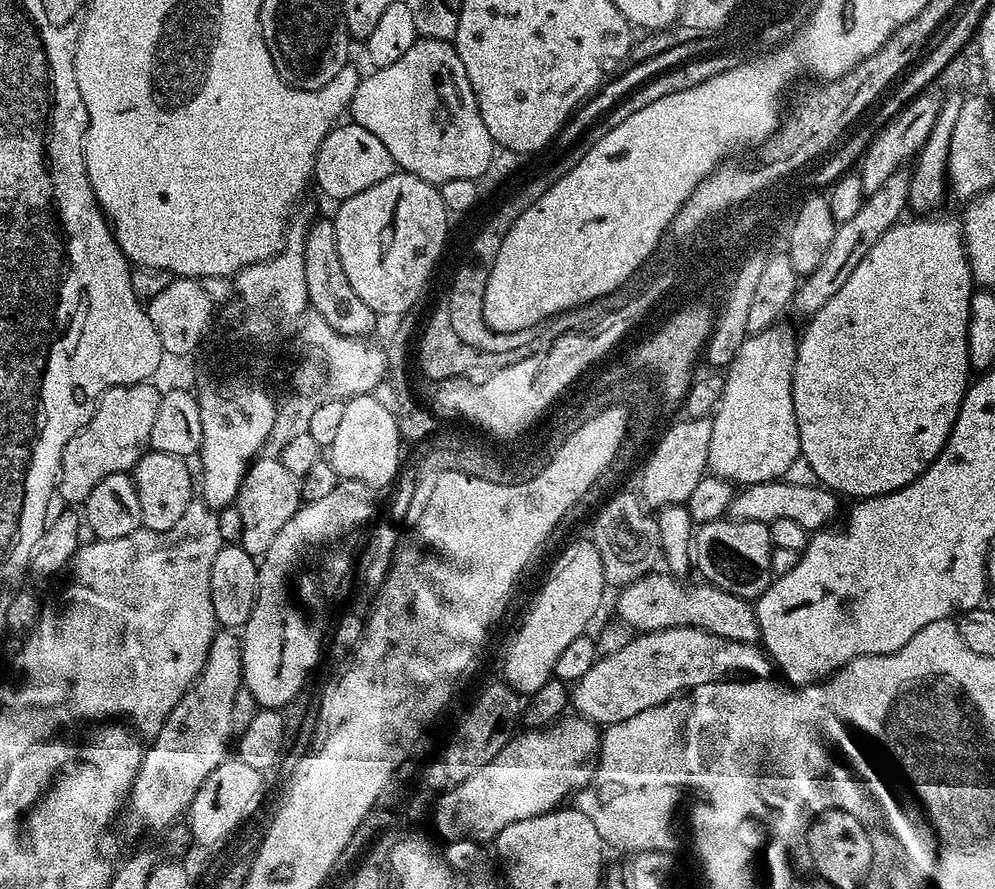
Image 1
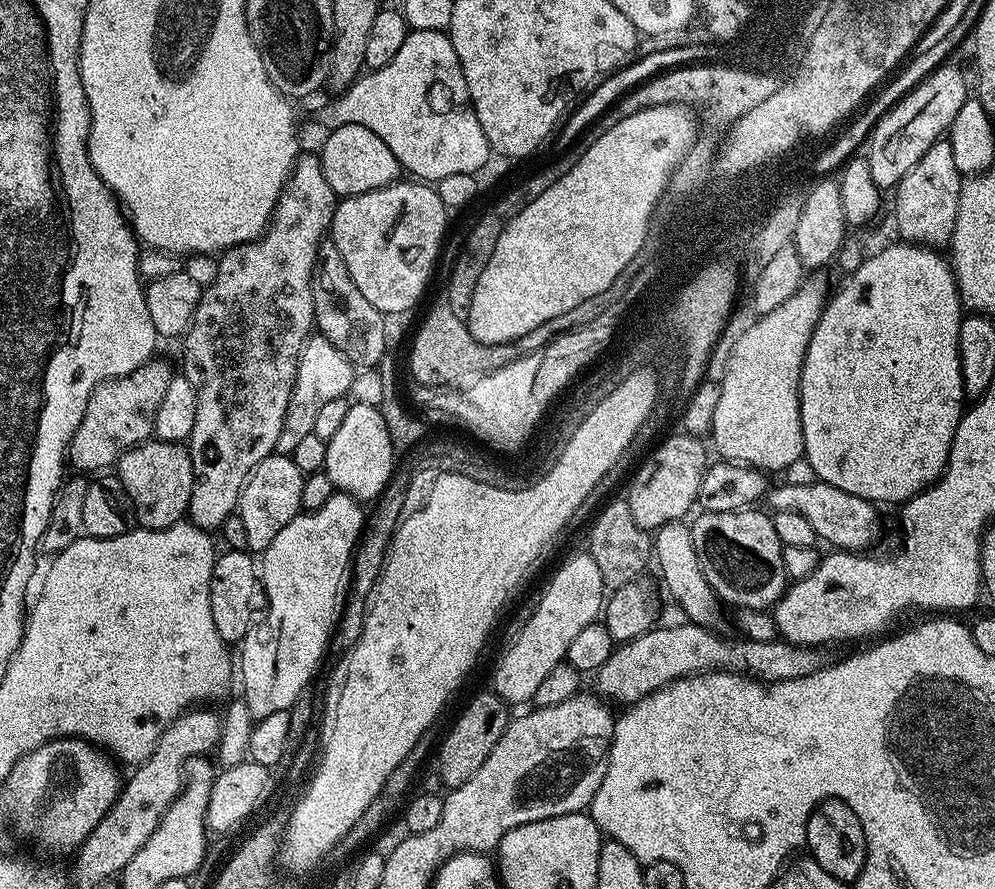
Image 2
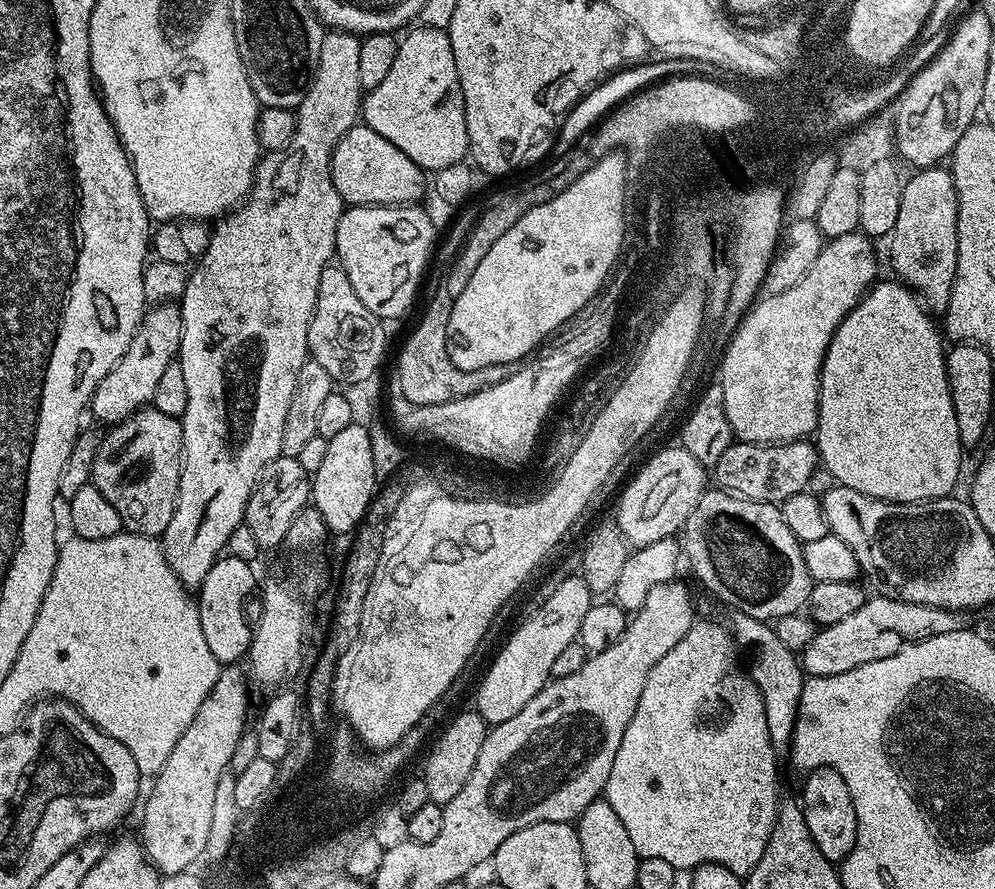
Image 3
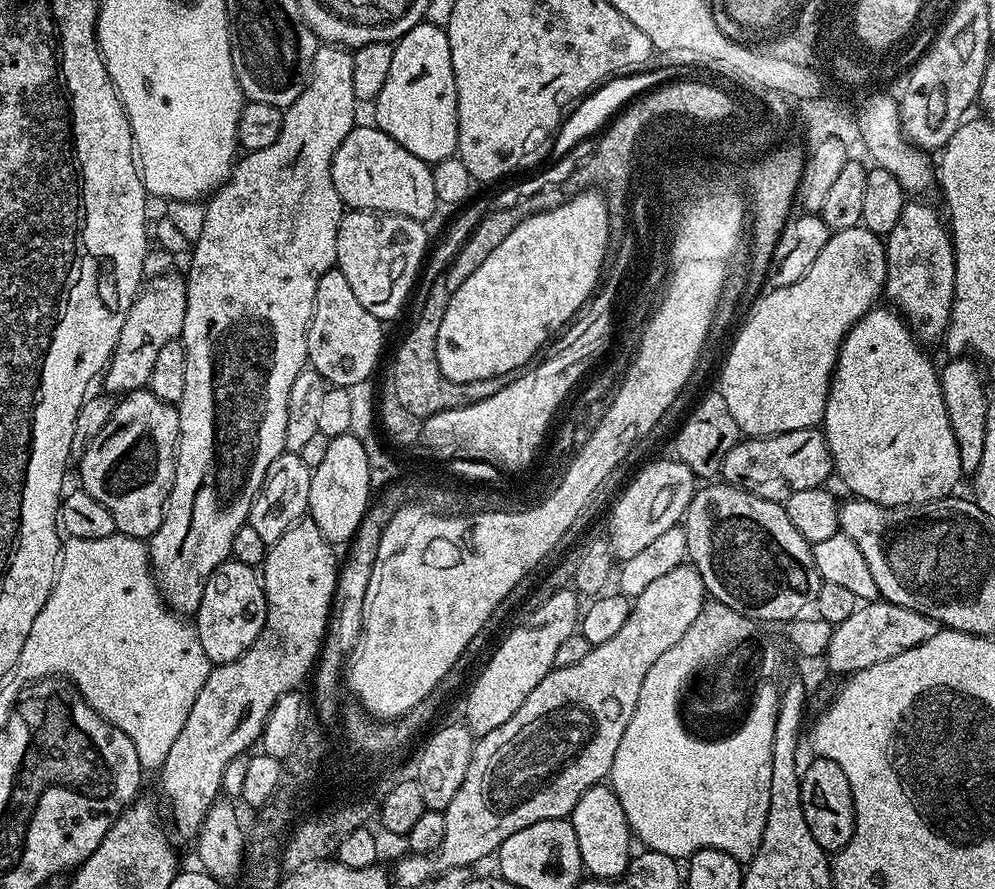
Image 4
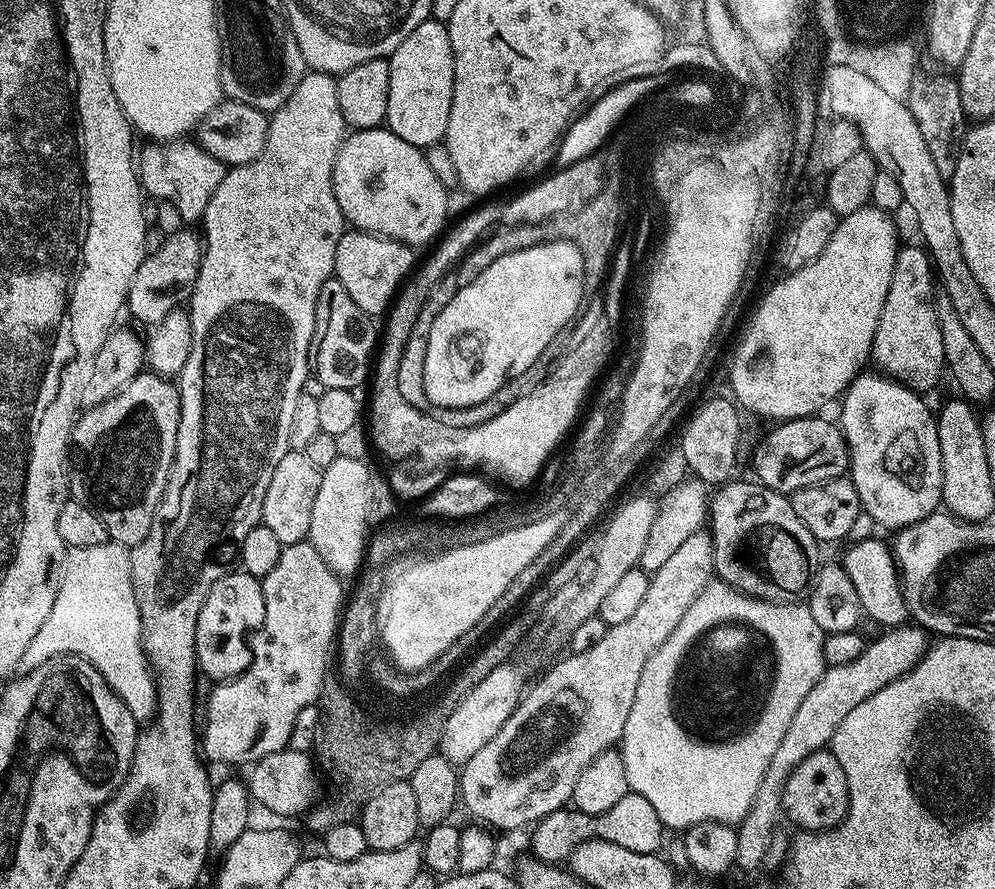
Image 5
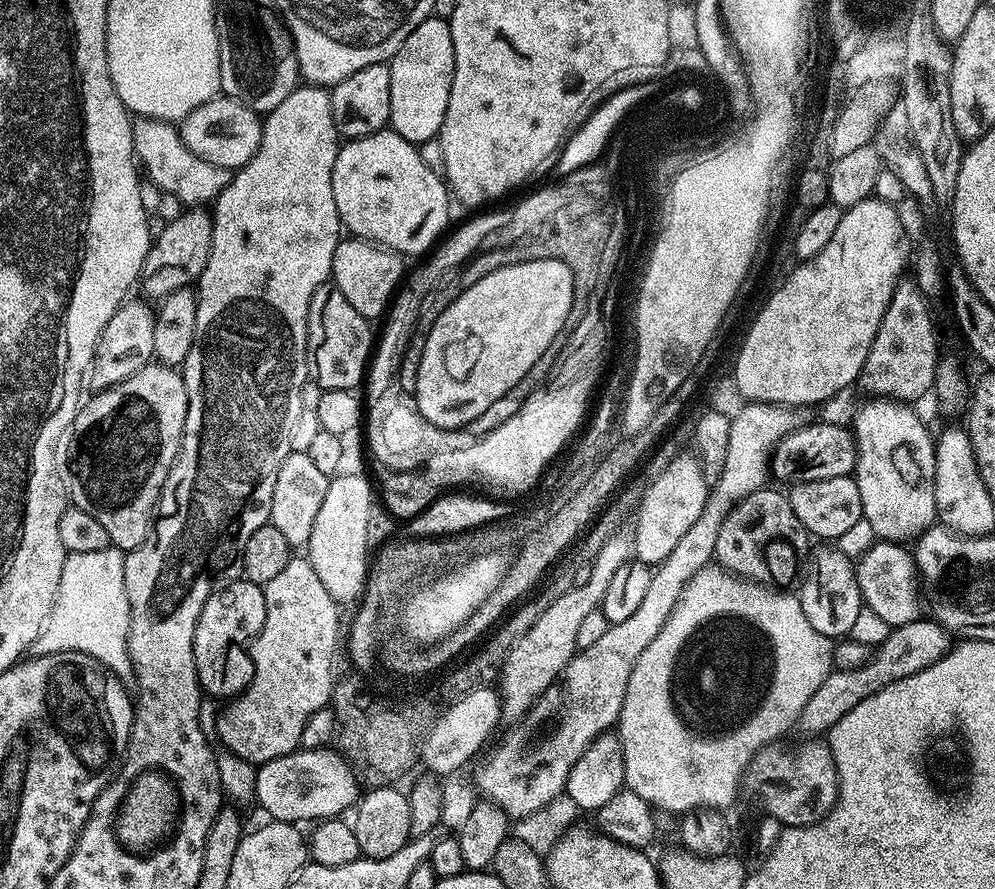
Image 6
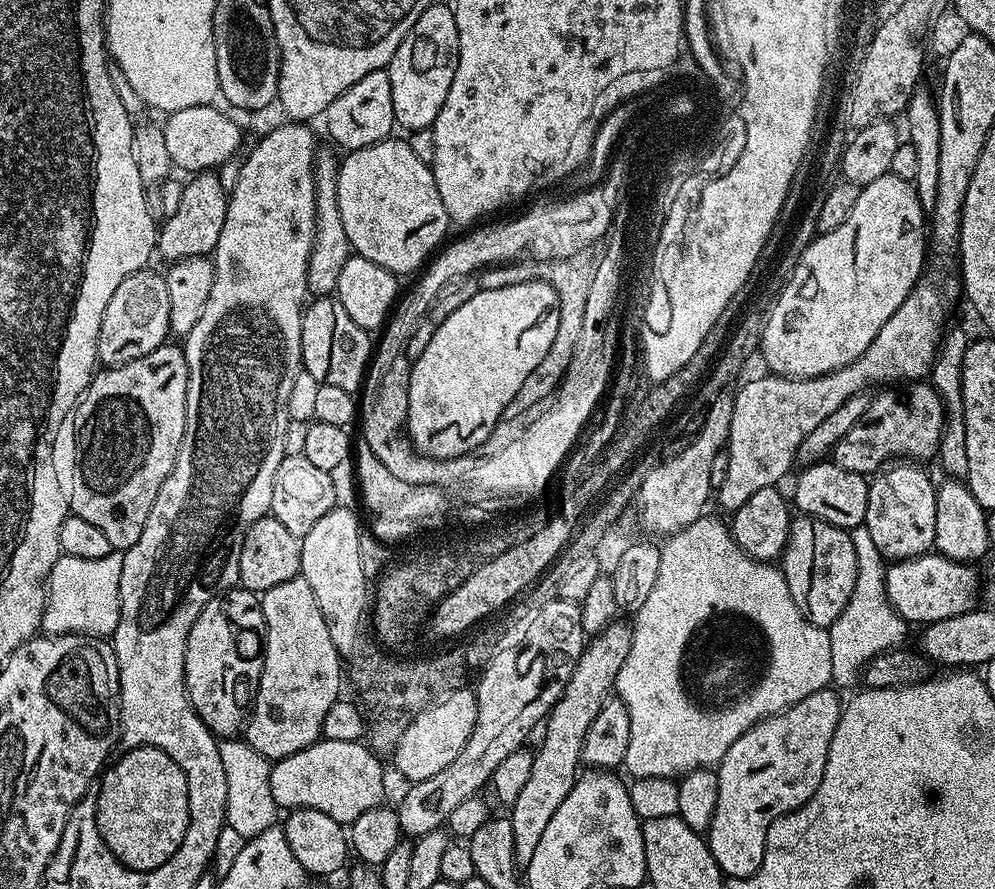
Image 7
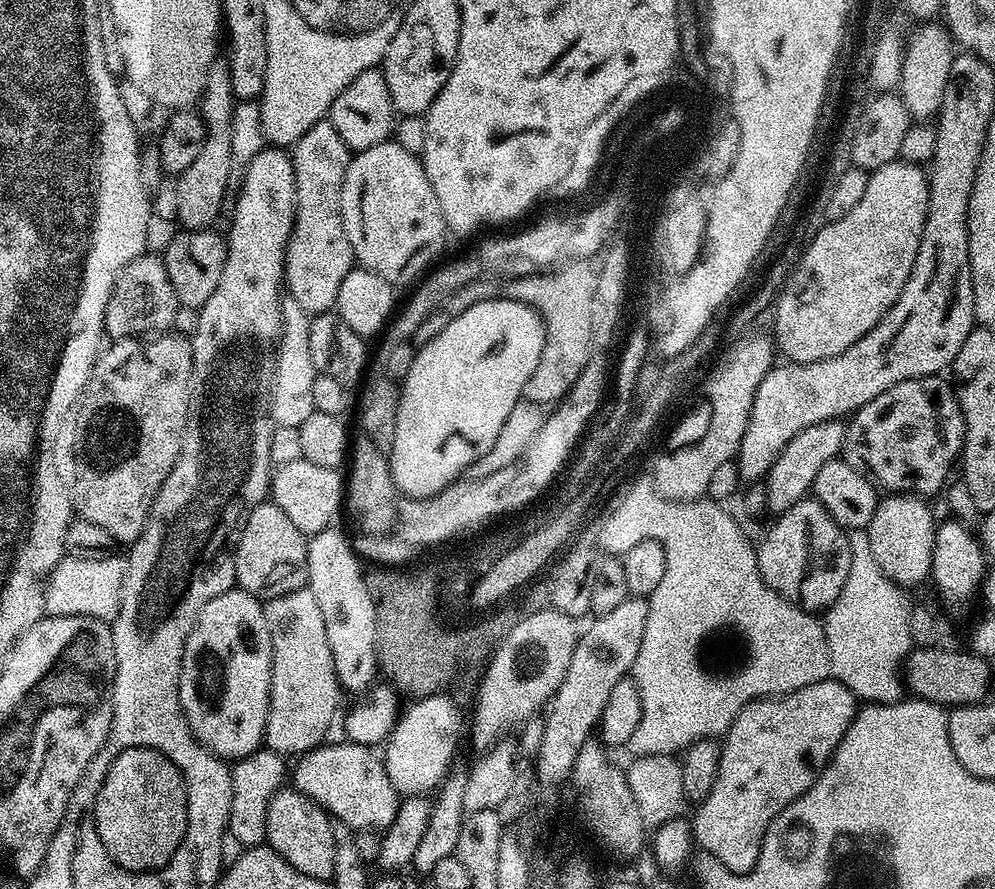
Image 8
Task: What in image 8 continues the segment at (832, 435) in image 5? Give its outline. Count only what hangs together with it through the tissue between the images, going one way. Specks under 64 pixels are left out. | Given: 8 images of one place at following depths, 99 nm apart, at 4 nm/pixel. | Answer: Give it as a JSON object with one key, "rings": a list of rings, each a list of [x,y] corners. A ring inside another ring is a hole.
{"rings":[[[937,374],[935,376],[914,378],[906,382],[898,382],[898,386],[890,386],[890,390],[878,394],[878,398],[866,402],[866,406],[862,406],[857,412],[851,413],[850,419],[847,421],[844,429],[844,451],[842,458],[847,464],[854,466],[854,470],[858,470],[862,475],[866,476],[872,484],[876,485],[877,489],[883,490],[888,494],[915,494],[921,498],[932,498],[935,492],[940,494],[945,491],[946,485],[953,475],[953,473],[951,474],[952,467],[955,464],[957,467],[958,461],[961,459],[964,451],[964,415],[960,409],[960,399],[956,396],[955,387],[949,381],[947,384],[943,380],[944,378],[943,375]]]}

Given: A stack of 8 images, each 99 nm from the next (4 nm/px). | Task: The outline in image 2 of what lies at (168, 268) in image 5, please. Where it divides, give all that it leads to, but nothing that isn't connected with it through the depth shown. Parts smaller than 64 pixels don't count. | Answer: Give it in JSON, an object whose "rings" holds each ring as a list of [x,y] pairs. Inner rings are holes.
{"rings":[[[151,358],[130,374],[103,380],[86,402],[82,422],[68,444],[67,459],[80,467],[77,469],[88,472],[94,468],[111,469],[121,454],[144,443],[153,435],[158,405],[173,375],[174,369],[166,361]]]}

